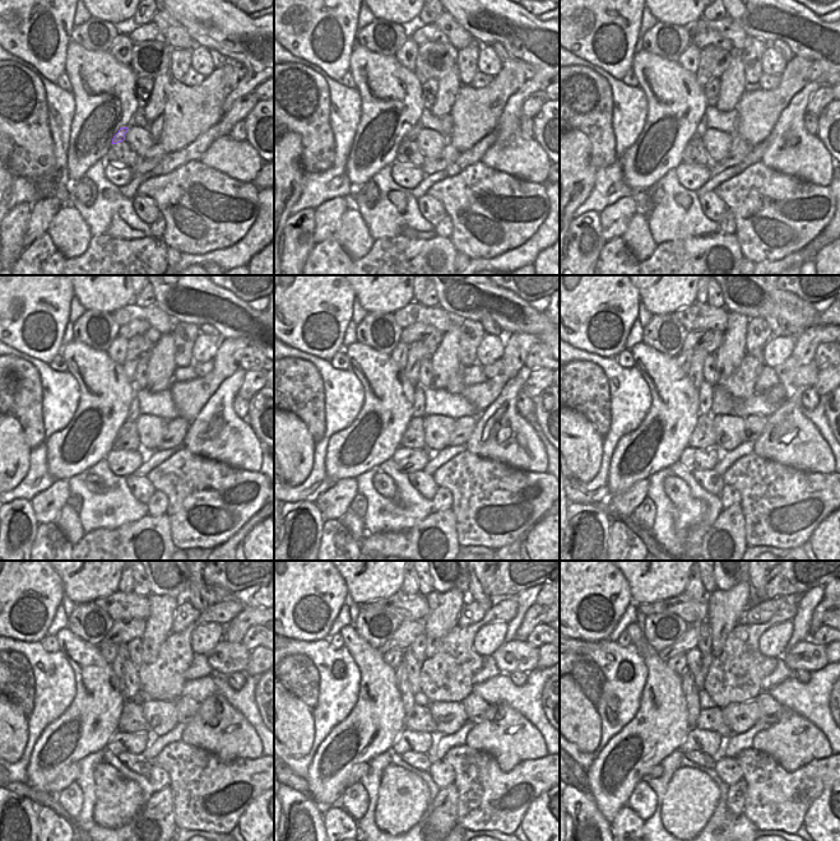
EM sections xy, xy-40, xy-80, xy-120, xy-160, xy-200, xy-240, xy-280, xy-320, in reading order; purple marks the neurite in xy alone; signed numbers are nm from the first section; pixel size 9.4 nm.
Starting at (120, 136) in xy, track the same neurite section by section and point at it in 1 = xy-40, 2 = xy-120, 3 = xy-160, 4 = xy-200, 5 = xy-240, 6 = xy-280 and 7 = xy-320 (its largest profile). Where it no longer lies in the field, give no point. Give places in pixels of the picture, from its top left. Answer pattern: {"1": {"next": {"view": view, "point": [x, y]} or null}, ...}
{"1": {"next": {"view": "xy-40", "point": [414, 131]}}, "2": {"next": {"view": "xy-120", "point": [133, 414]}}, "3": {"next": {"view": "xy-160", "point": [418, 408]}}, "4": {"next": {"view": "xy-200", "point": [705, 391]}}, "5": {"next": {"view": "xy-240", "point": [130, 670]}}, "6": {"next": {"view": "xy-280", "point": [412, 665]}}, "7": {"next": {"view": "xy-320", "point": [694, 656]}}}

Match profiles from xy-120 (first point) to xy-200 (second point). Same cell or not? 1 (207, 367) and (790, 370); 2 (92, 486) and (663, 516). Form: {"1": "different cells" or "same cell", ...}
{"1": "same cell", "2": "different cells"}

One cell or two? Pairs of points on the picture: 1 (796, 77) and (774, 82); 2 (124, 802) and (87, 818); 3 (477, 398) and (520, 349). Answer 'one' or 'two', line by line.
1: two
2: two
3: one

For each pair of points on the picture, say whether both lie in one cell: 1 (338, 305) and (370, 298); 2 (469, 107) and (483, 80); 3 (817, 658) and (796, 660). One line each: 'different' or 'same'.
1: different
2: different
3: same

